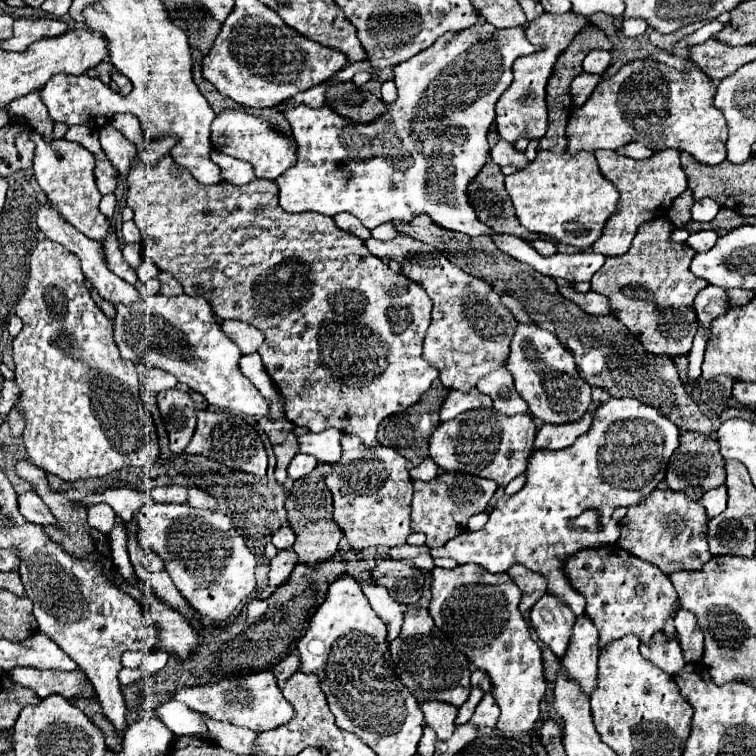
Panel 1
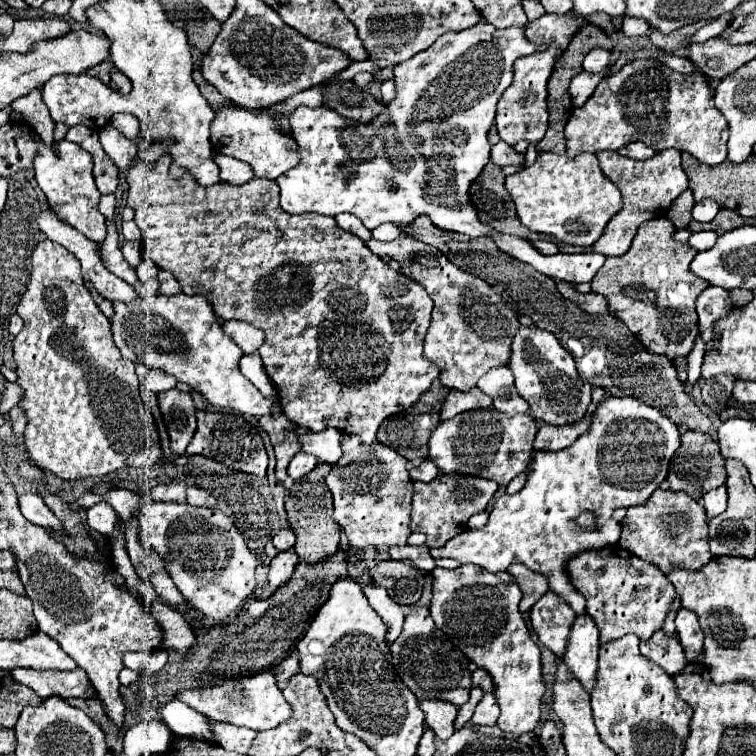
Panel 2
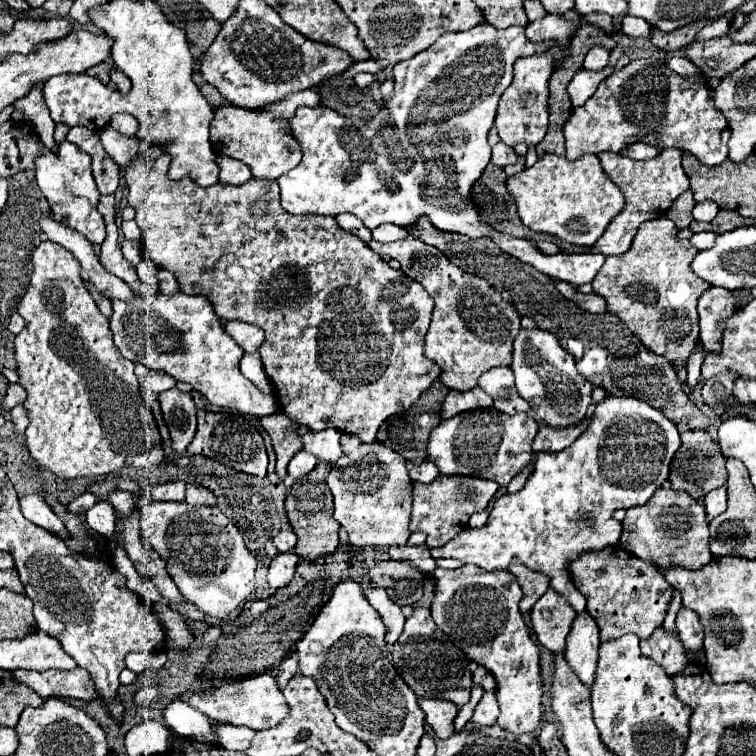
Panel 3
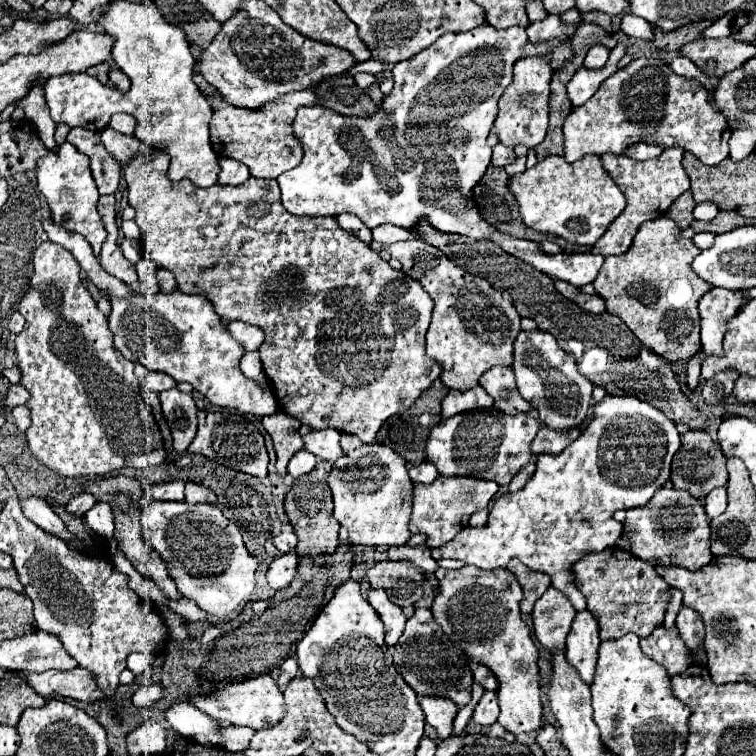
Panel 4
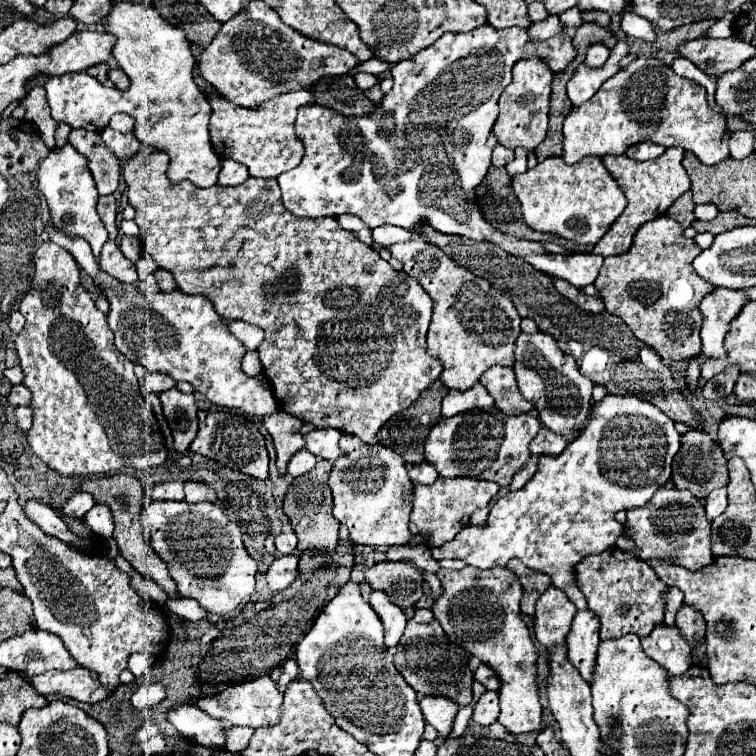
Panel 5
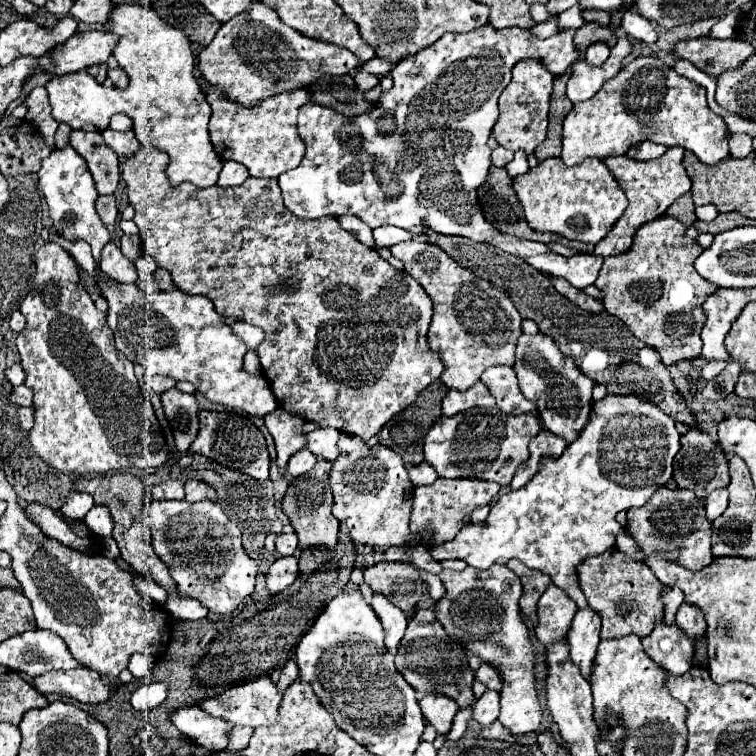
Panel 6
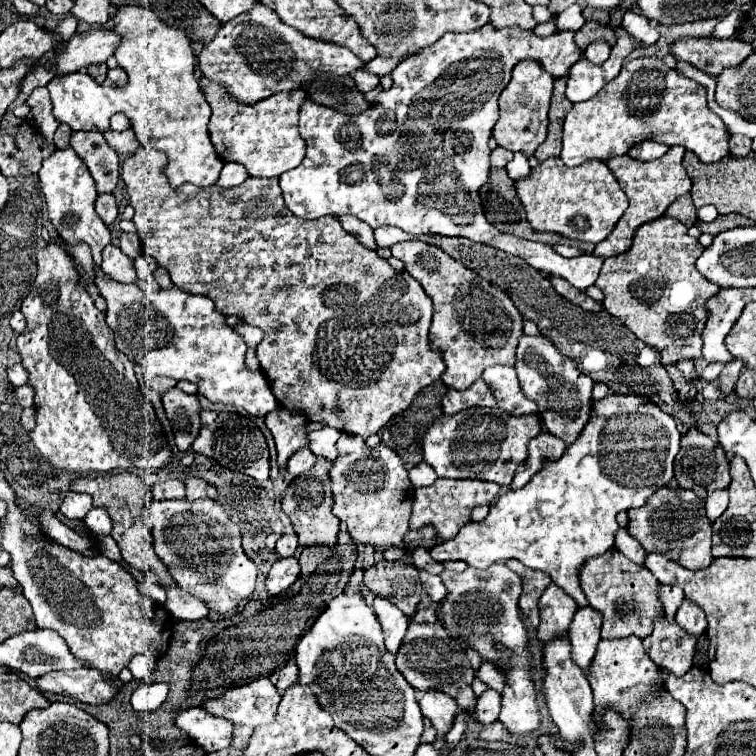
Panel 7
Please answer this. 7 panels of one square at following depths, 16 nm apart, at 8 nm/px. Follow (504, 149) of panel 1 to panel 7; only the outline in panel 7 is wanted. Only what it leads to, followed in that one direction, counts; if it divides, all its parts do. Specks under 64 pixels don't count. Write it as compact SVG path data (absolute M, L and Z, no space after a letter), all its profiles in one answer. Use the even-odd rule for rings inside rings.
M494 148L492 150L492 154L490 154L490 166L494 166L494 168L504 168L510 160L512 160L512 152L510 150L504 150L504 148Z

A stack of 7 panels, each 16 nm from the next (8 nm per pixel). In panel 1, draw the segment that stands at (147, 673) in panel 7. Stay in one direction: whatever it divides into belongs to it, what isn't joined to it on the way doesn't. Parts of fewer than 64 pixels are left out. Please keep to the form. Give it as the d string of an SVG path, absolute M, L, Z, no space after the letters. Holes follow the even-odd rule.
M124 652L122 664L128 668L142 668L144 658L146 658L146 654L142 654L142 652Z

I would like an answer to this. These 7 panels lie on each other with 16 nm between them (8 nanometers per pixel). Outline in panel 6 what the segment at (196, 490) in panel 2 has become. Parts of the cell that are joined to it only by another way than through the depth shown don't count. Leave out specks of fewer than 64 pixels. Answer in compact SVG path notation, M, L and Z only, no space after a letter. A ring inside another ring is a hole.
M188 478L186 480L186 500L196 502L196 500L216 500L216 490L206 484L204 480Z

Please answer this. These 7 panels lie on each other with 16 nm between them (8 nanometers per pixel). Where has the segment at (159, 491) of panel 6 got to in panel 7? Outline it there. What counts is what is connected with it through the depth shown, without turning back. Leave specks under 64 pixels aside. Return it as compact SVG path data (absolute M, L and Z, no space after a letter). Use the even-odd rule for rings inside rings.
M164 480L164 482L156 482L152 488L152 498L154 500L178 500L178 498L186 498L186 490L184 490L184 482L180 480Z

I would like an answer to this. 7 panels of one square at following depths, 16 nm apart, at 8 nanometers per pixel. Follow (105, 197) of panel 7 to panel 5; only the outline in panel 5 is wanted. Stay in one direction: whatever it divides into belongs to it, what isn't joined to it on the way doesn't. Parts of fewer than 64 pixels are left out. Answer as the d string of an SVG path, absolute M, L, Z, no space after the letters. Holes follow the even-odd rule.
M112 194L110 196L100 196L96 208L98 208L98 214L100 214L106 230L110 232L110 228L116 226L116 200L114 200L114 196Z

